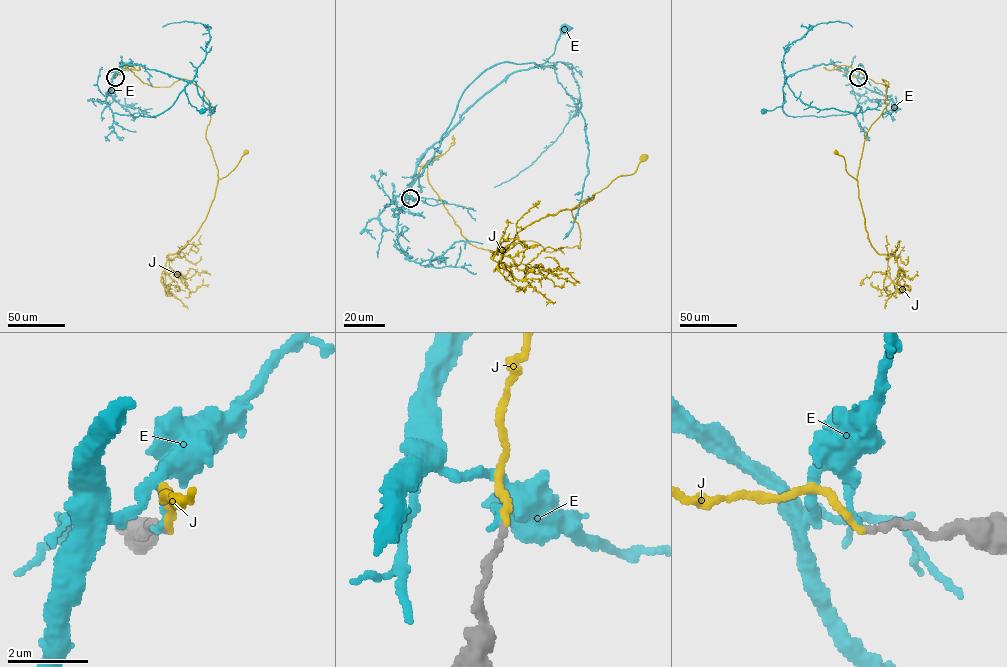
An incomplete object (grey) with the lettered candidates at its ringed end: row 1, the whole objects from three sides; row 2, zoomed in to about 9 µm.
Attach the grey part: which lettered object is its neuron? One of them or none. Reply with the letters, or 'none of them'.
J

